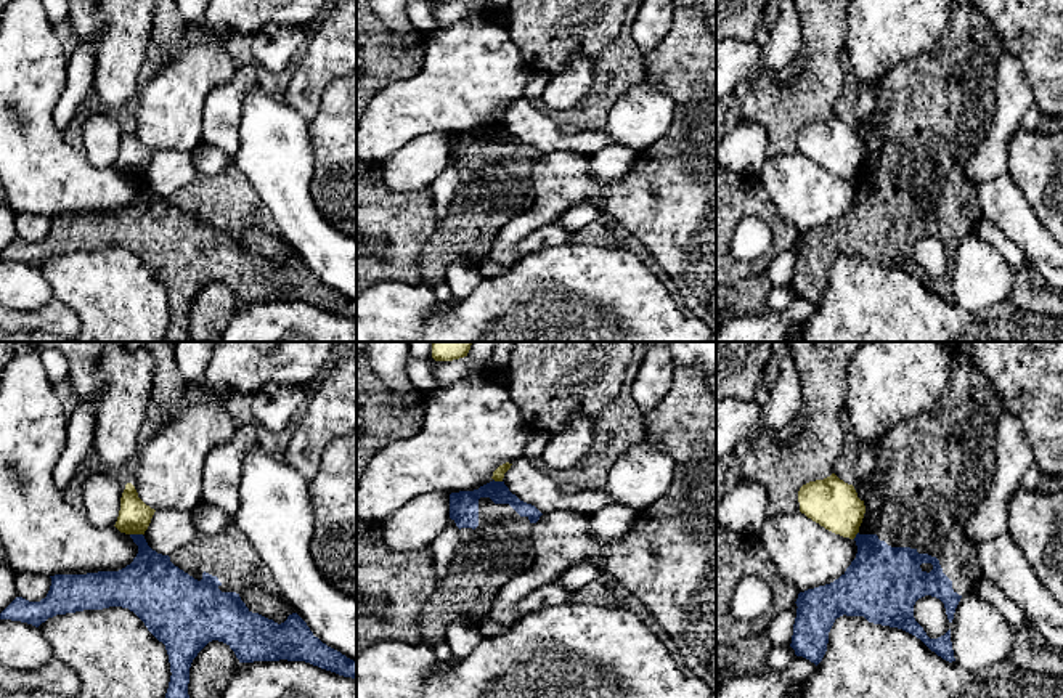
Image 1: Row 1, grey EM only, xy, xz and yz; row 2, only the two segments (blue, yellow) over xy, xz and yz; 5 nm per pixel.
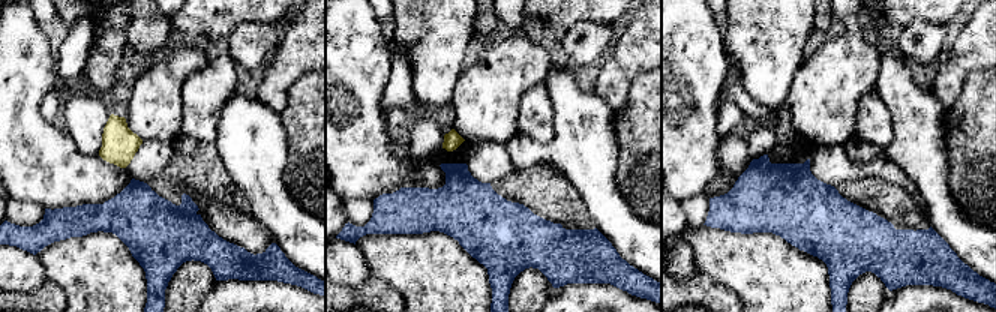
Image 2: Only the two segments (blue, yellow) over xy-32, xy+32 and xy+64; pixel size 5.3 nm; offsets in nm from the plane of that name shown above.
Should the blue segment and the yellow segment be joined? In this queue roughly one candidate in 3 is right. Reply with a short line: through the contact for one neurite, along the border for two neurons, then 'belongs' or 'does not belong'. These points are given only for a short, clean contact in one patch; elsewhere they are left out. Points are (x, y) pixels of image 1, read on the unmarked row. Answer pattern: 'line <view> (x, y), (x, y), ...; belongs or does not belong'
line xy (130, 174), (142, 175); does not belong

